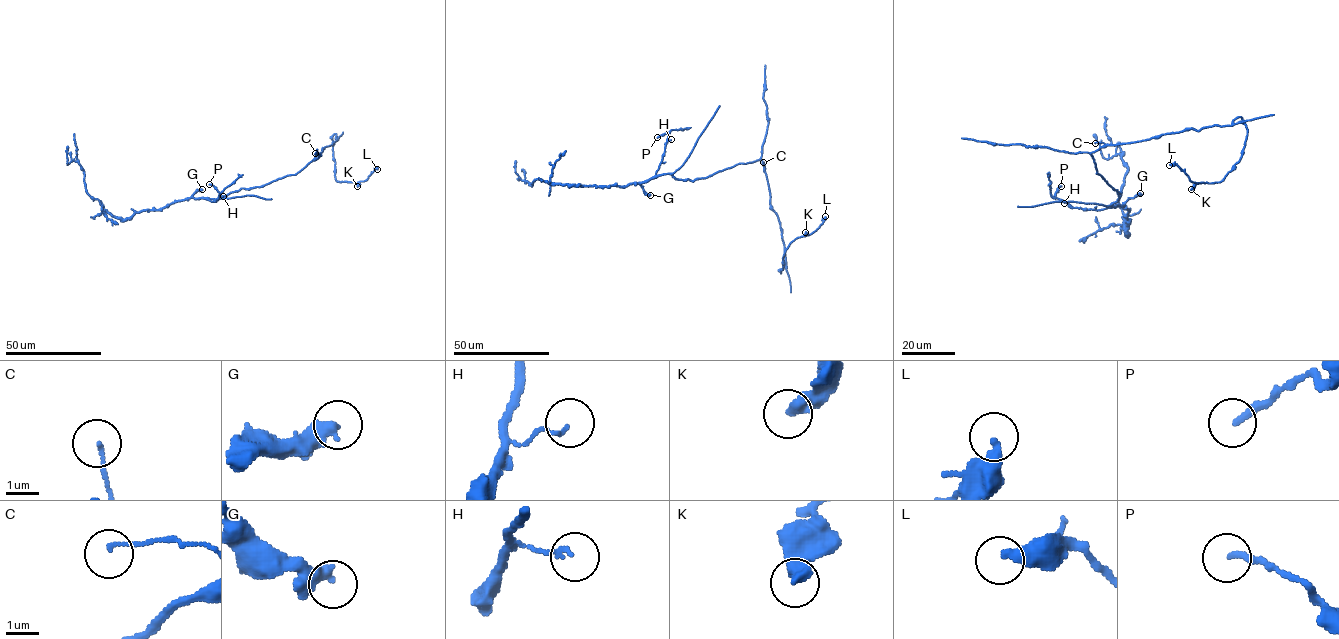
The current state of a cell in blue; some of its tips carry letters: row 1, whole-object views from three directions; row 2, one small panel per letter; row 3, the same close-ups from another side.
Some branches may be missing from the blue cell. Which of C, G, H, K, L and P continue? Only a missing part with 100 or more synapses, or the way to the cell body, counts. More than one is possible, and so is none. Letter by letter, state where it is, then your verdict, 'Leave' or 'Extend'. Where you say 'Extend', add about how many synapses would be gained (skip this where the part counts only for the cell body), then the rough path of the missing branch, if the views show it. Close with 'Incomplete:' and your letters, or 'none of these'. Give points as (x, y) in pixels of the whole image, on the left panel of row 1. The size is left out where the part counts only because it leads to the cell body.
C: Place: (315, 153). Leave
G: Place: (202, 189). Leave
H: Place: (223, 196). Leave
K: Place: (357, 186). Leave
L: Place: (377, 169). Leave
P: Place: (209, 184). Leave
Incomplete: none of these

